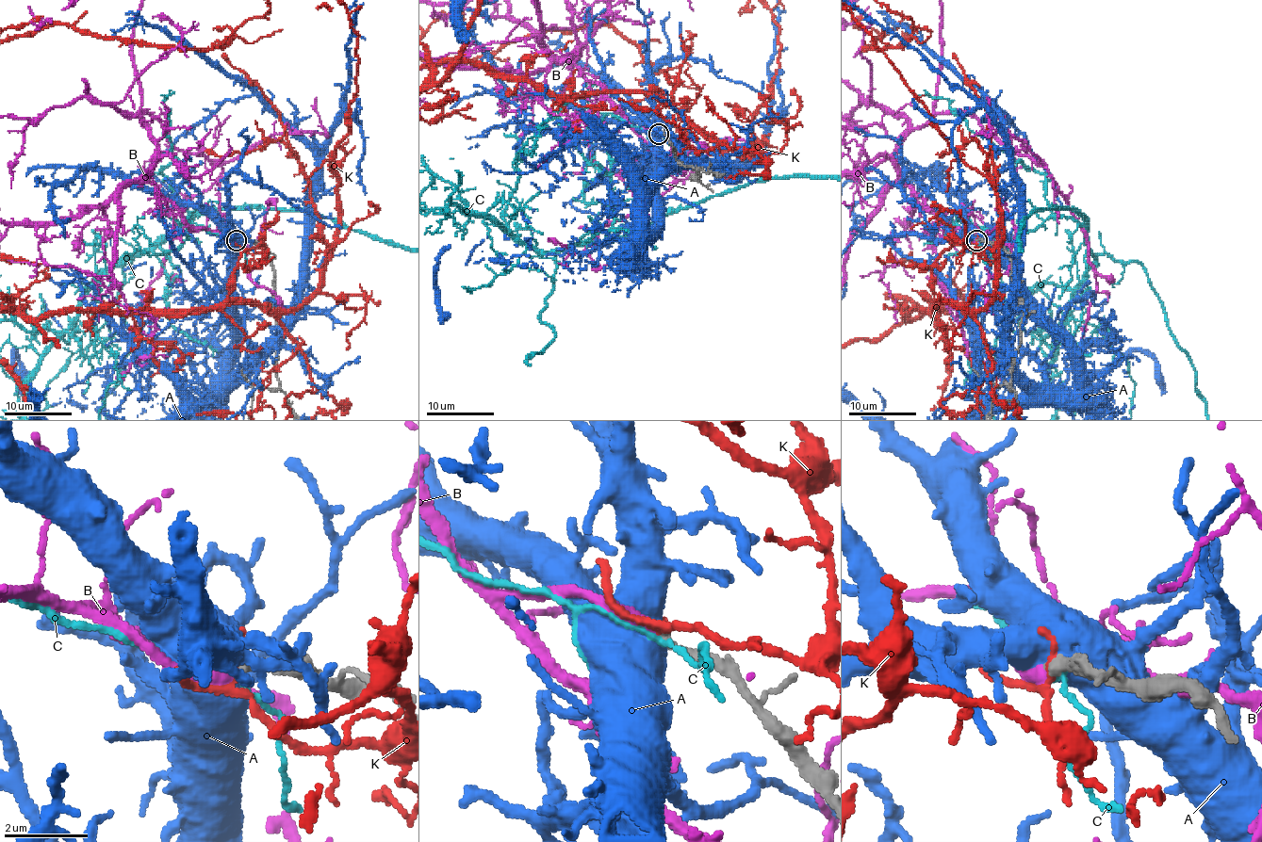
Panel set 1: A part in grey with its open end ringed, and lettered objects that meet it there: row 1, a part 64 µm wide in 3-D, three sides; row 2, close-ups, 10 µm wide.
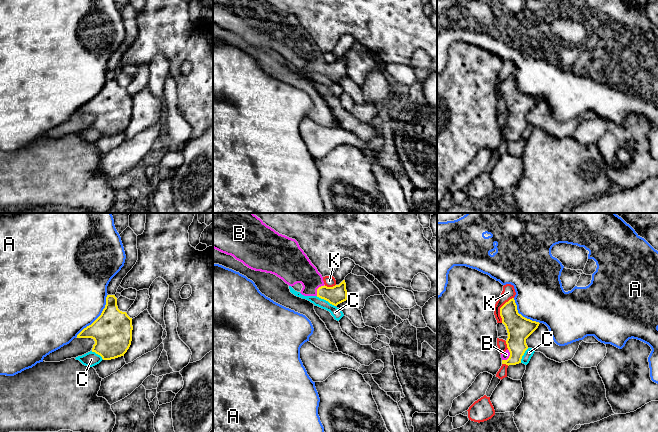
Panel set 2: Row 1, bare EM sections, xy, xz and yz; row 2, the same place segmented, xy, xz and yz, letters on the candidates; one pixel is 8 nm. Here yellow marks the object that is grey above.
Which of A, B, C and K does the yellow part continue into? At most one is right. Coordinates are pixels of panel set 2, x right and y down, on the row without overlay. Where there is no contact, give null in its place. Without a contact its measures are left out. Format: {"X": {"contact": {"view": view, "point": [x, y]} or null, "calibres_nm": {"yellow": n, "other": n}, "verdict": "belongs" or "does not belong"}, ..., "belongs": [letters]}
{"A": {"contact": {"view": "xy", "point": [99, 92]}, "calibres_nm": {"yellow": 320, "other": 500}, "verdict": "does not belong"}, "B": {"contact": {"view": "yz", "point": [509, 132]}, "calibres_nm": {"yellow": 200, "other": 60}, "verdict": "belongs"}, "C": {"contact": {"view": "xz", "point": [326, 76]}, "calibres_nm": {"yellow": 150, "other": 80}, "verdict": "does not belong"}, "K": {"contact": {"view": "yz", "point": [500, 85]}, "calibres_nm": {"yellow": 200, "other": 100}, "verdict": "does not belong"}, "belongs": ["B"]}

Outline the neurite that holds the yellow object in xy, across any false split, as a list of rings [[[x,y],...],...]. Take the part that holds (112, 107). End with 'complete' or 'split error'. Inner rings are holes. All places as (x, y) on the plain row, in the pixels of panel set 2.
[[[107,71],[101,91],[77,114],[92,114],[95,117],[92,128],[103,136],[111,136],[127,128],[132,117],[132,106],[132,94],[118,85],[115,71]]] | complete

